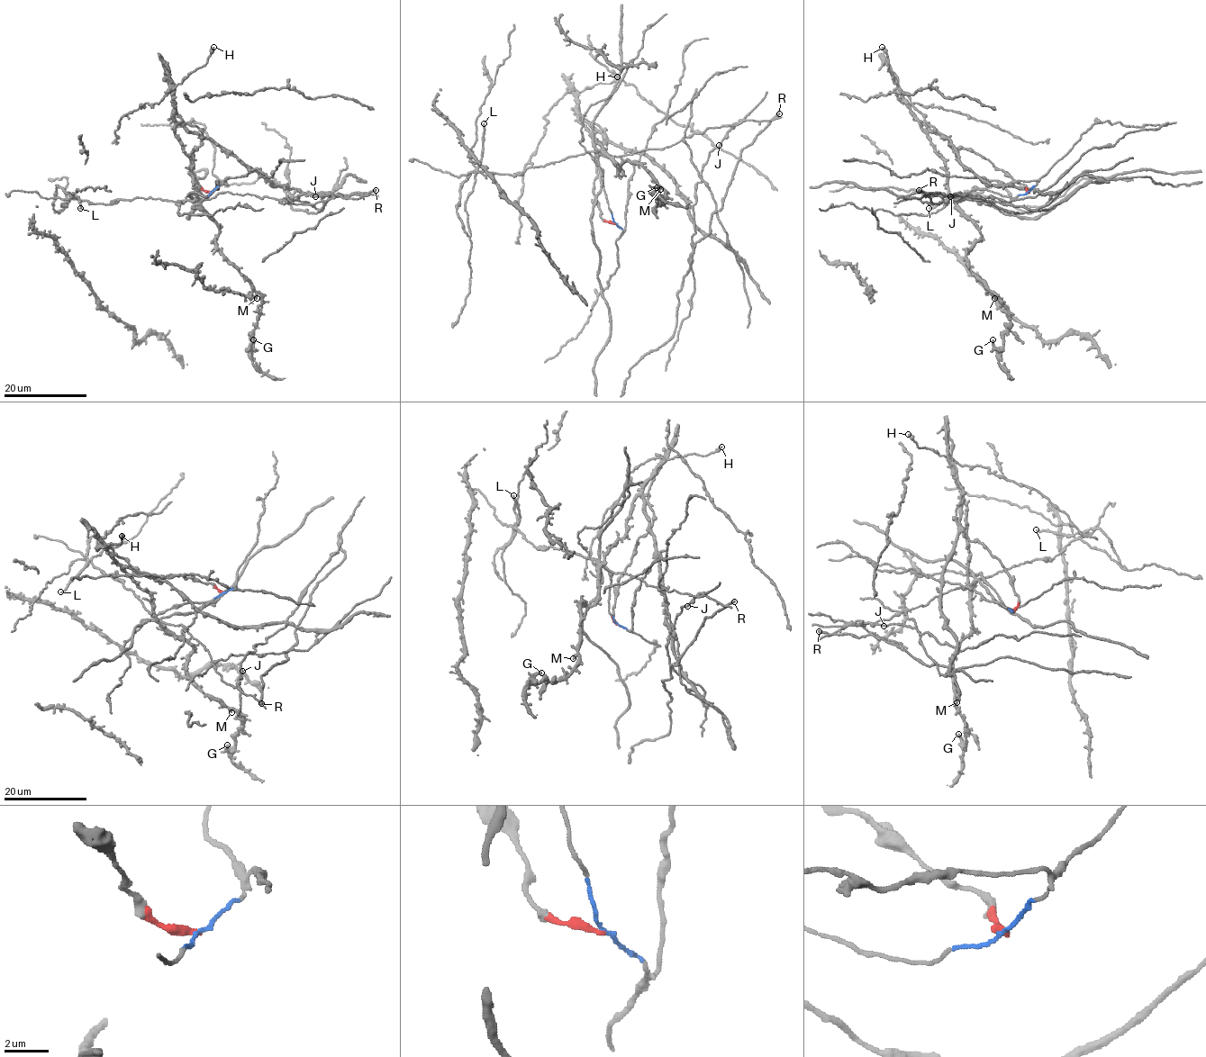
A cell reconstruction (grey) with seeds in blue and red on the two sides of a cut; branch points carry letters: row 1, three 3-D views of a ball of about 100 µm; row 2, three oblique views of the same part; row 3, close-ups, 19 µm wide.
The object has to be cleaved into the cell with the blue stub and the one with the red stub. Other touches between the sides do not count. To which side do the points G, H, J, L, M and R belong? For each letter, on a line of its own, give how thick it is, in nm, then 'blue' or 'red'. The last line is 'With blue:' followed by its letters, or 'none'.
G: calibre 280 nm; red
H: calibre 300 nm; red
J: calibre 170 nm; blue
L: calibre 180 nm; blue
M: calibre 240 nm; red
R: calibre 320 nm; blue
With blue: J, L, R

